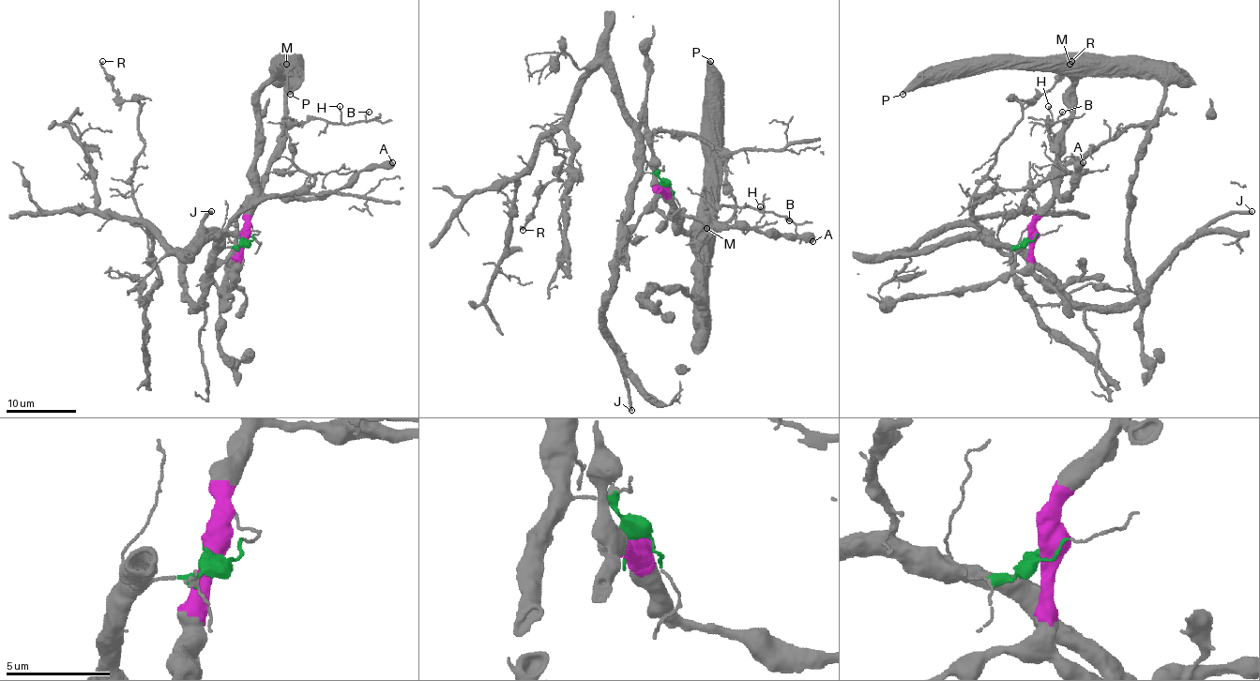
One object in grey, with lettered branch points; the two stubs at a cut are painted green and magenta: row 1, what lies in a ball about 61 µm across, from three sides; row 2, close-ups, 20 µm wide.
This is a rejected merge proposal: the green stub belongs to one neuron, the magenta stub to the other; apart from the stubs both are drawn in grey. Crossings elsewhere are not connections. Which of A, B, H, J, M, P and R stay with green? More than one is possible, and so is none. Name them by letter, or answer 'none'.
B, H, J, R

